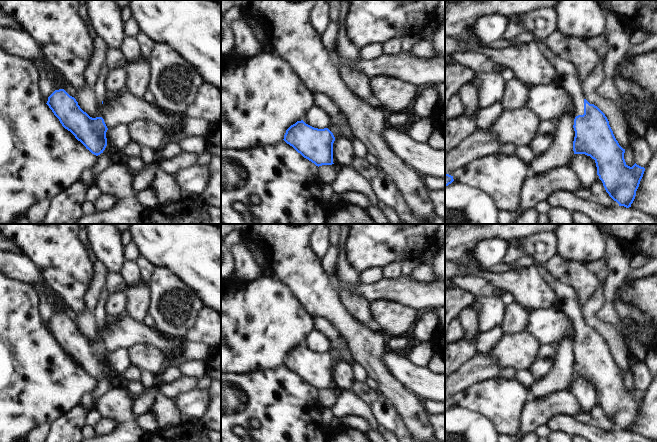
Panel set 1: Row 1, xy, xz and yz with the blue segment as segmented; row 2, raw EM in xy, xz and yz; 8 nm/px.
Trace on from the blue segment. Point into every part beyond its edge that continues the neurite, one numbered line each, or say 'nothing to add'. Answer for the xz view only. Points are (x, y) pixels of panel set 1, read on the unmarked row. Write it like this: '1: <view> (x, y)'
nothing to add

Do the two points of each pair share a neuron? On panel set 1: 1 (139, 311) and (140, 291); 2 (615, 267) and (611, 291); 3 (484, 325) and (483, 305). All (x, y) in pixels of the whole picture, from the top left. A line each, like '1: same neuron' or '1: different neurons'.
1: same neuron
2: same neuron
3: same neuron

